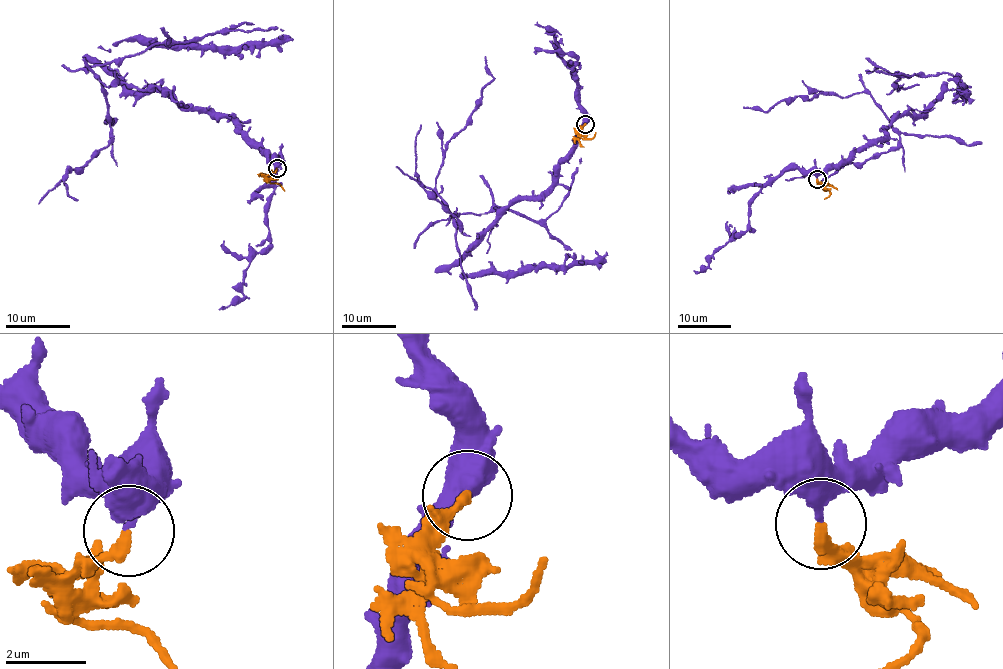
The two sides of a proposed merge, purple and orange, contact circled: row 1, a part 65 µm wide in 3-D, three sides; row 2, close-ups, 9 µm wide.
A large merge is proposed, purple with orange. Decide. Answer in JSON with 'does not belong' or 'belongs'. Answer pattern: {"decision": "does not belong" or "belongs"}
{"decision": "does not belong"}

